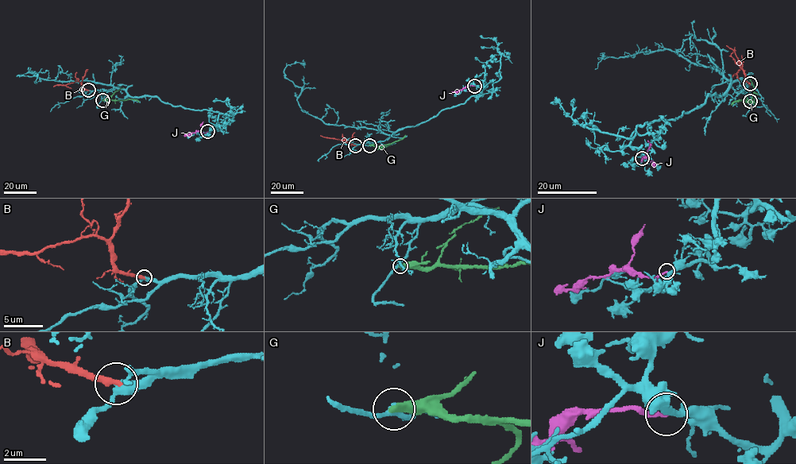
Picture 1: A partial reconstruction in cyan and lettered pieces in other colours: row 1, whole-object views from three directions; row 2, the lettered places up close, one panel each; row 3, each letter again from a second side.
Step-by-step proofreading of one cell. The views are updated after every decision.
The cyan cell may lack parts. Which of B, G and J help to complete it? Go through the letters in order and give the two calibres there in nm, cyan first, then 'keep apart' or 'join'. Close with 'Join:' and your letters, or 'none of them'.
B: 320/360 nm | join
G: 200/500 nm | keep apart
J: 280/190 nm | keep apart
Join: B

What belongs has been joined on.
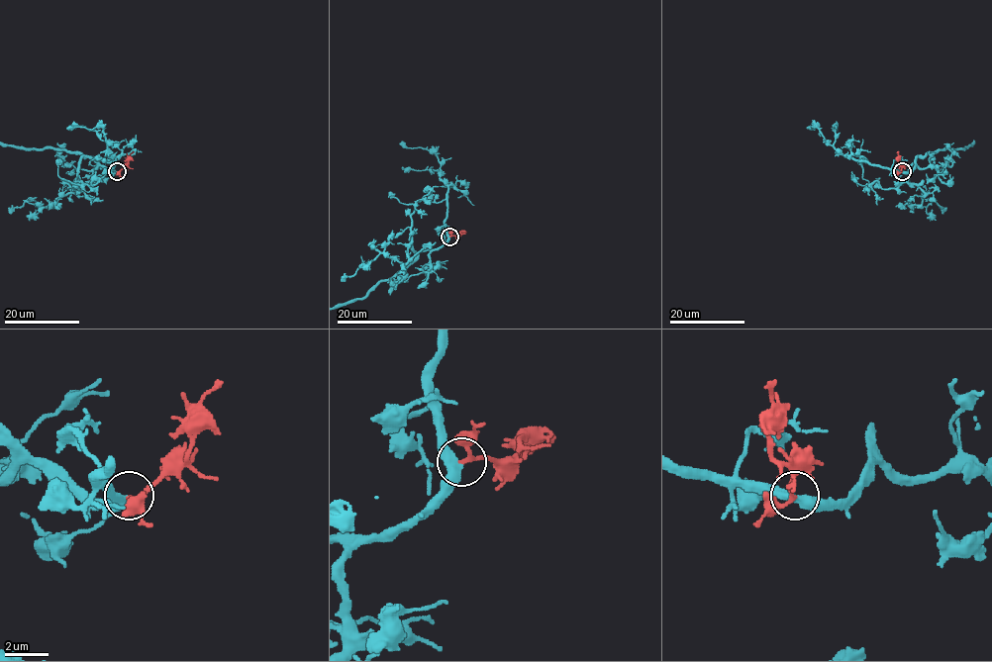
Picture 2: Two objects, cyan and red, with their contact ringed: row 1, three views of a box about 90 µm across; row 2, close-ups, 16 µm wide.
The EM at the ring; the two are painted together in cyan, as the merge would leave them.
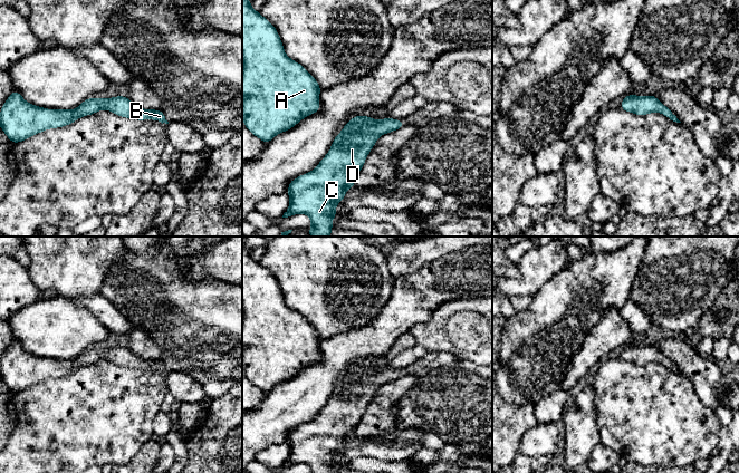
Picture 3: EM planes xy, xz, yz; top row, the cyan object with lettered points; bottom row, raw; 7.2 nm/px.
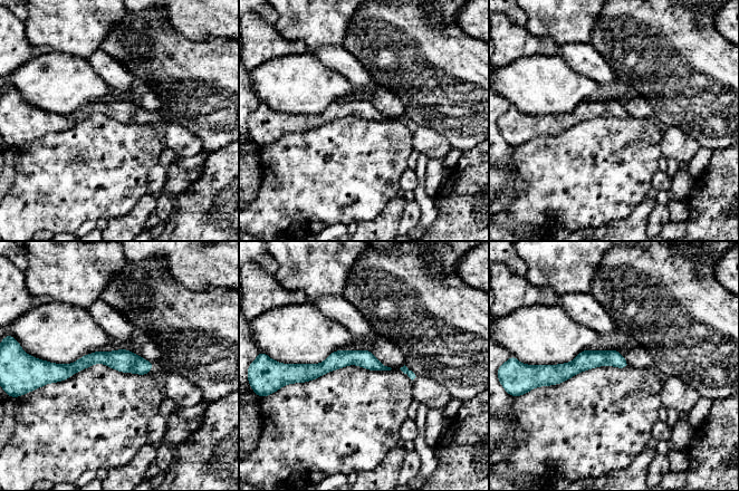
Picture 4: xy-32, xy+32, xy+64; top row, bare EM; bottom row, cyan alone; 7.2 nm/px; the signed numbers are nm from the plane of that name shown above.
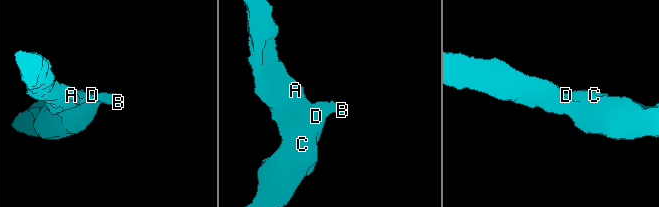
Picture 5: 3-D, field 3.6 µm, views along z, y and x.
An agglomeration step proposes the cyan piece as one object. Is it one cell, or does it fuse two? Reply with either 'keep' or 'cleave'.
keep

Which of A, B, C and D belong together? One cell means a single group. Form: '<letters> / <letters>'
A B C D

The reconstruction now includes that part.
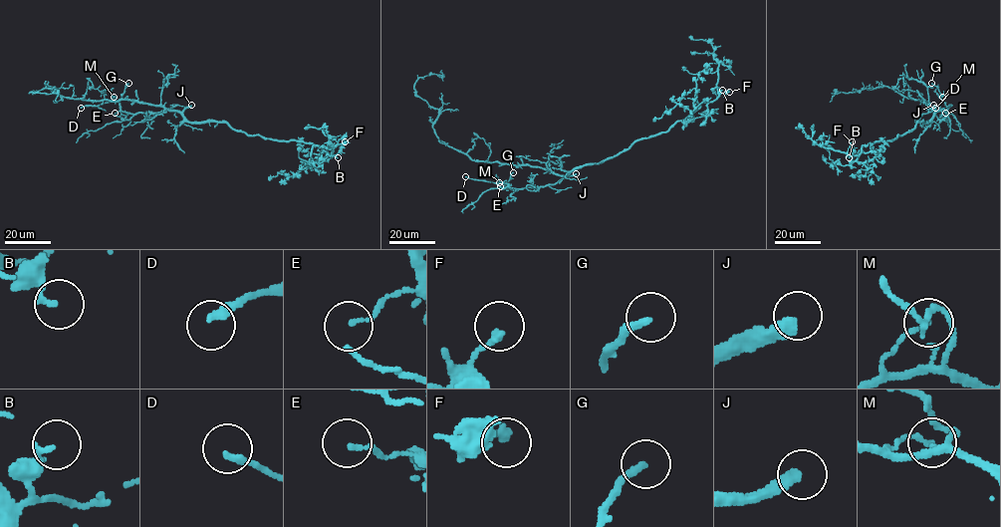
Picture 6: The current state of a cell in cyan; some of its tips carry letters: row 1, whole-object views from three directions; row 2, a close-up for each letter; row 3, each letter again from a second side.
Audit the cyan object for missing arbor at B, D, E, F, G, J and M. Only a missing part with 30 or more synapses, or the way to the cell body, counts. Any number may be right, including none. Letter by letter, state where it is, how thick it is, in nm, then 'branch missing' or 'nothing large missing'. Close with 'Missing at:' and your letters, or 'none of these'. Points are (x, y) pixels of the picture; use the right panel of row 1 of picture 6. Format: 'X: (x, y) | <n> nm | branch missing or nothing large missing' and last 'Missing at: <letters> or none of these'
B: (849, 157) | 140 nm | nothing large missing
D: (935, 108) | 200 nm | nothing large missing
E: (945, 113) | 110 nm | nothing large missing
F: (852, 141) | 200 nm | nothing large missing
G: (931, 83) | 200 nm | nothing large missing
J: (933, 105) | 340 nm | branch missing
M: (942, 97) | 120 nm | nothing large missing
Missing at: J

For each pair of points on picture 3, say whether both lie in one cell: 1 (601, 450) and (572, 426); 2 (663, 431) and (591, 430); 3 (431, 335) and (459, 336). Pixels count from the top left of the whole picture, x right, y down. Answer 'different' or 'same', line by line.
1: different
2: different
3: same

